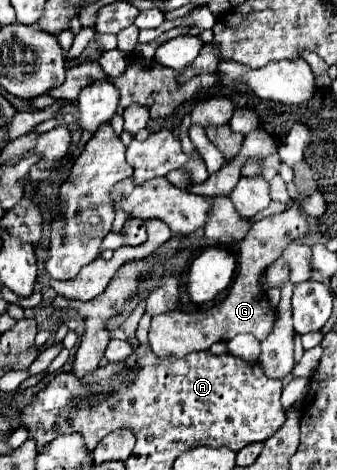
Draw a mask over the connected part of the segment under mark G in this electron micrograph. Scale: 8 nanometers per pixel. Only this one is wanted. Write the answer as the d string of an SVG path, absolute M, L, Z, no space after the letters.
M290 206L286 212L264 218L260 222L254 222L246 238L240 242L238 252L238 276L230 288L230 294L214 304L208 310L200 312L168 312L152 318L150 326L150 348L158 358L184 358L190 352L208 350L214 342L220 340L232 340L236 334L248 332L254 334L258 340L266 340L268 334L274 328L276 322L276 308L270 304L266 292L260 288L258 280L260 274L266 272L266 268L278 260L286 246L290 246L294 240L304 238L310 232L308 218L300 212L298 206Z

